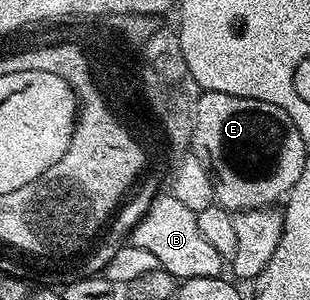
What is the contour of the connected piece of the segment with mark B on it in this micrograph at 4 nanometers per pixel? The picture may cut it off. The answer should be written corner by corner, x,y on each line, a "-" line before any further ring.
171,193
153,196
151,205
143,213
141,220
133,226
131,243
139,249
149,250
155,256
158,267
162,267
179,281
199,277
216,279
222,274
222,257
204,239
203,232
199,230
197,212
184,207

